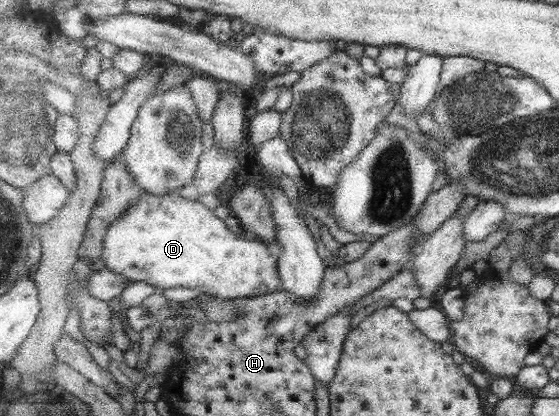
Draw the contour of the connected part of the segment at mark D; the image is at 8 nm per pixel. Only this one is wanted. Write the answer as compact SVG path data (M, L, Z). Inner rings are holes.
M145 192L142 198L142 202L134 208L130 208L130 212L126 212L126 216L122 216L116 222L112 223L110 226L109 235L106 236L106 252L103 258L103 264L105 268L109 268L122 276L125 276L129 282L149 282L154 286L159 286L164 289L178 288L178 287L190 287L202 289L204 292L204 297L208 294L214 294L218 299L234 299L234 298L249 298L254 299L256 297L272 294L273 292L278 292L281 290L281 269L279 268L279 255L276 248L266 244L259 238L254 238L254 236L240 236L240 234L234 234L230 232L228 224L214 214L214 210L210 210L208 206L204 206L202 202L190 200L190 198L182 198L179 193L168 194L168 196L156 196L156 194Z

